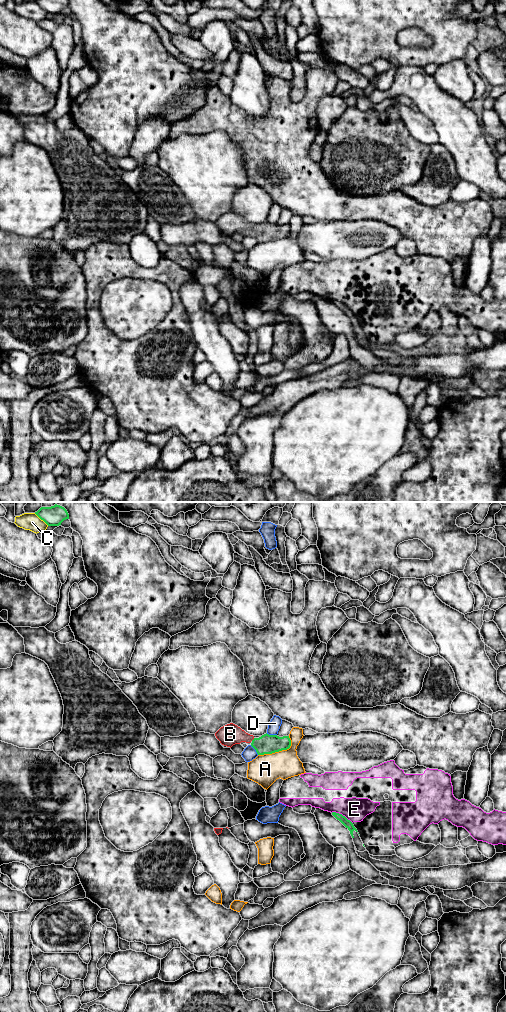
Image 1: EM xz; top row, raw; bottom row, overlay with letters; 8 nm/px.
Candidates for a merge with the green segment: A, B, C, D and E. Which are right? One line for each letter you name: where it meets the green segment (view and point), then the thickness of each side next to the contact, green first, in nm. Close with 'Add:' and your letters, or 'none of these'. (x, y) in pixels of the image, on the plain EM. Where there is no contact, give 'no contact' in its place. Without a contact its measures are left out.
B: xz (253, 227) | 160/170 nm
Add: B

